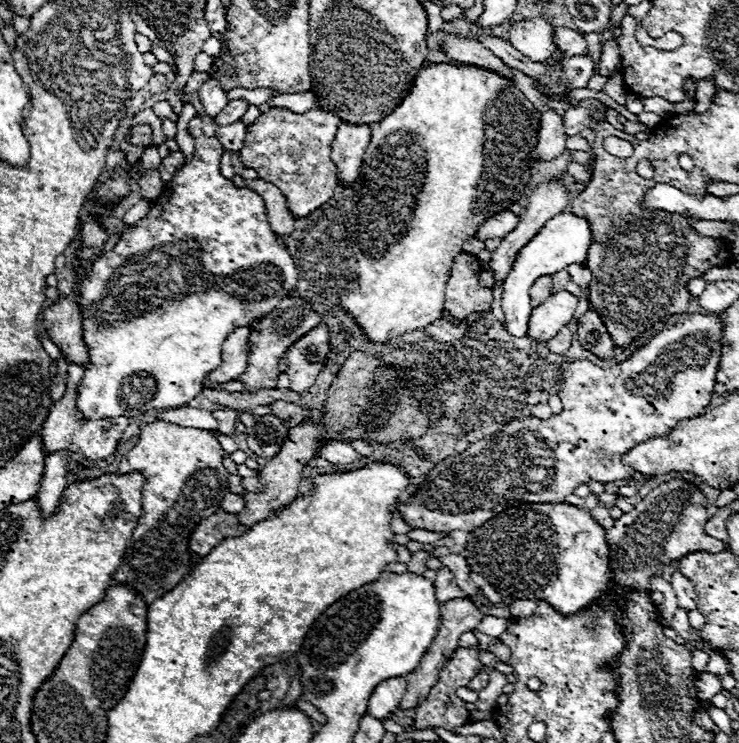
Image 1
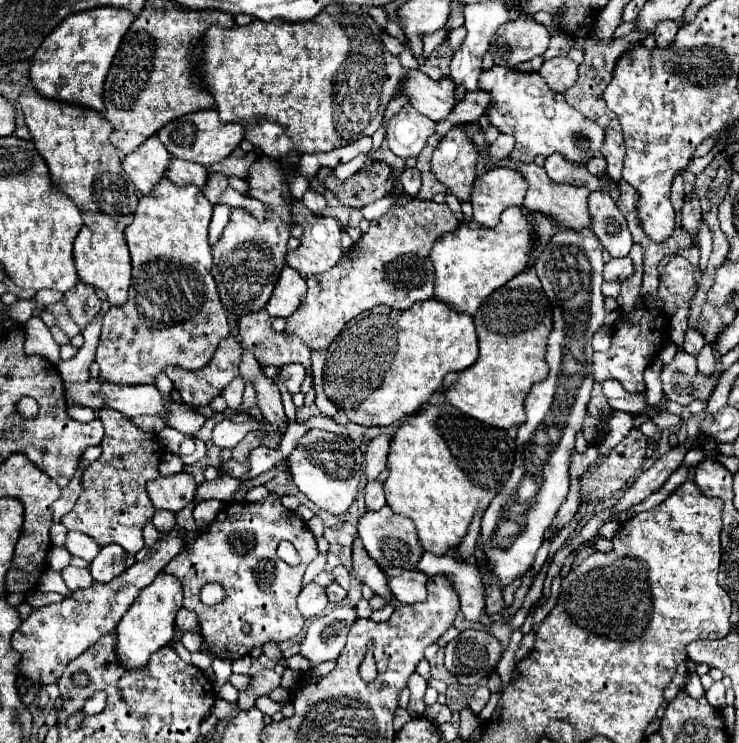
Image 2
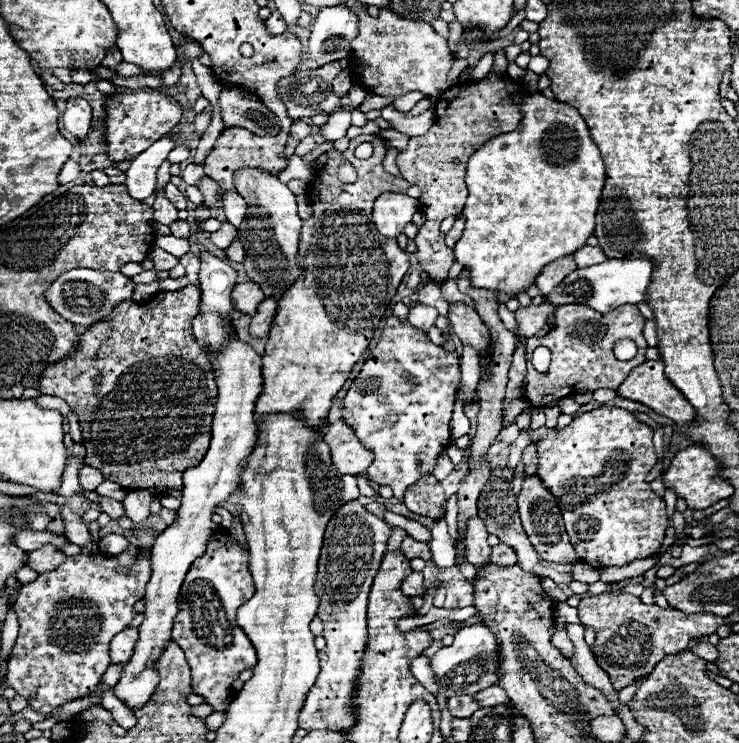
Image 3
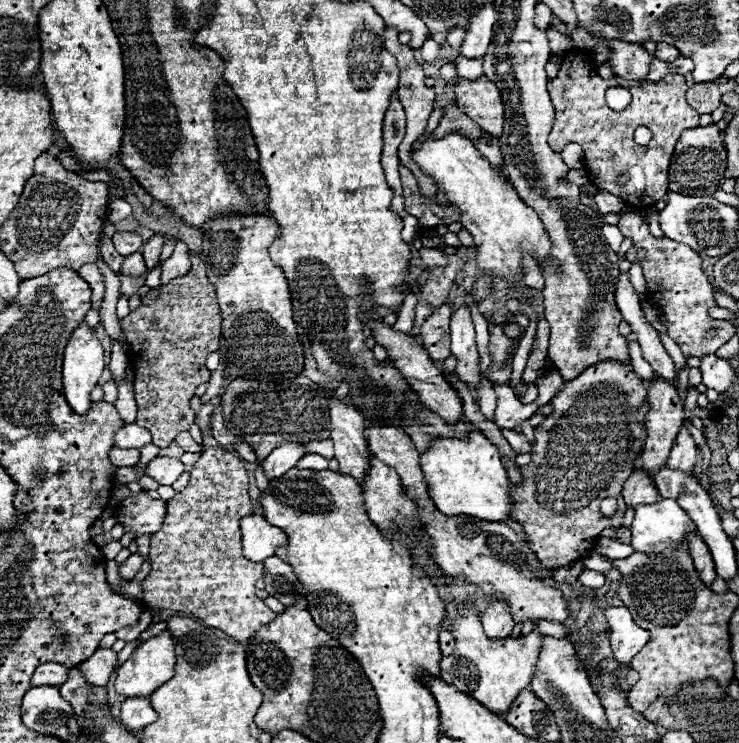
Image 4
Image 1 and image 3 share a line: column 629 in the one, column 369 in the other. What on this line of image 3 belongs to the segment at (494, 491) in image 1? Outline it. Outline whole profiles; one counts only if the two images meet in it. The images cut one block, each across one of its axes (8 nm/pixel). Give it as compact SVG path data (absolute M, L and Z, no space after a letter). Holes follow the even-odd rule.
M390 316L382 330L382 336L372 348L372 356L364 362L358 378L352 382L342 408L342 420L356 432L358 440L374 454L374 462L368 466L366 474L372 482L380 486L390 486L394 496L400 500L408 486L420 478L432 474L438 456L450 444L450 418L454 410L460 364L456 352L446 352L442 346L436 346L428 340L426 332L412 328L408 322L400 322ZM404 372L410 372L410 378L404 378Z

